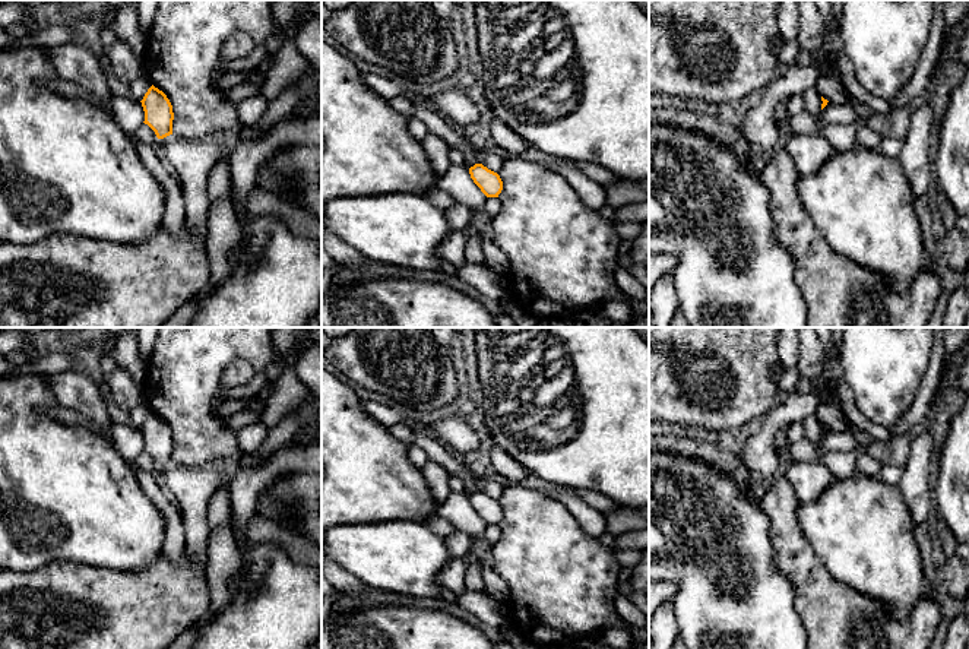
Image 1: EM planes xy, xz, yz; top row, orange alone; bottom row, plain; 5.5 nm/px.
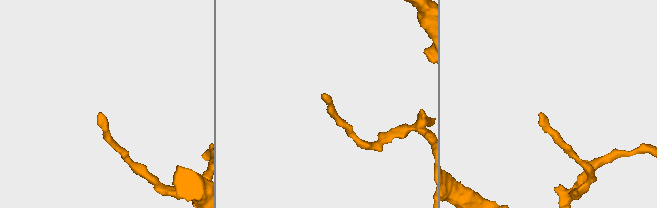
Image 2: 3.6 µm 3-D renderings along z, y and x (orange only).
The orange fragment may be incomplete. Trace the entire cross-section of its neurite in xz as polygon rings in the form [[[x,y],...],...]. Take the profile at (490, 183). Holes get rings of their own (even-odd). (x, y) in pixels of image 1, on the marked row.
[[[475,164],[469,168],[469,174],[487,197],[498,197],[503,190],[503,181],[497,172],[488,170],[482,164]]]

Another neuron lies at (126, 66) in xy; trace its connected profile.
[[[121,39],[105,47],[102,56],[110,61],[115,76],[126,85],[145,73],[143,60],[137,58],[130,45]]]

